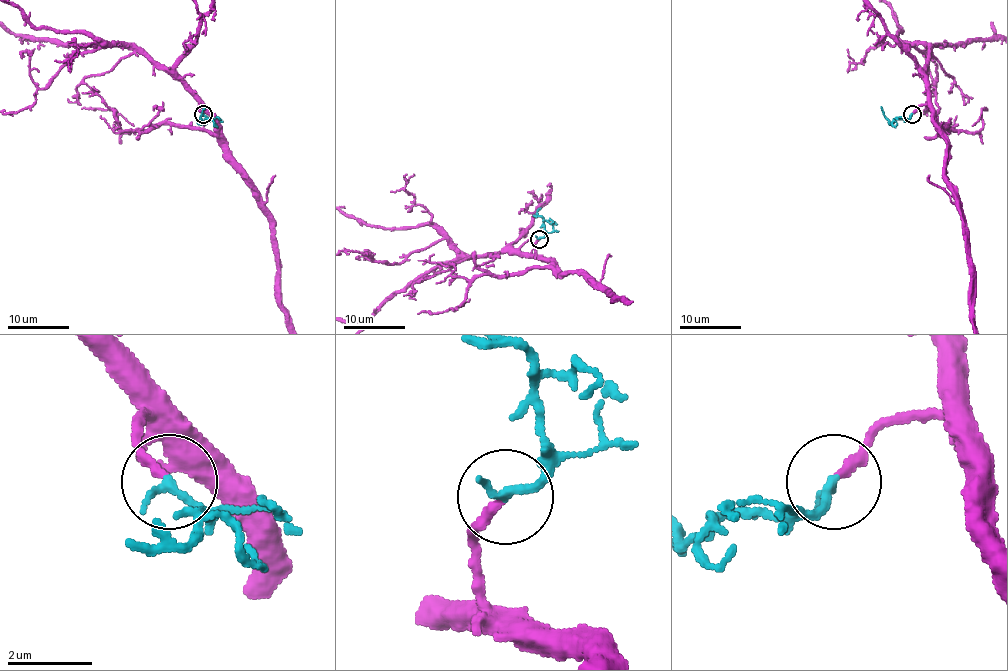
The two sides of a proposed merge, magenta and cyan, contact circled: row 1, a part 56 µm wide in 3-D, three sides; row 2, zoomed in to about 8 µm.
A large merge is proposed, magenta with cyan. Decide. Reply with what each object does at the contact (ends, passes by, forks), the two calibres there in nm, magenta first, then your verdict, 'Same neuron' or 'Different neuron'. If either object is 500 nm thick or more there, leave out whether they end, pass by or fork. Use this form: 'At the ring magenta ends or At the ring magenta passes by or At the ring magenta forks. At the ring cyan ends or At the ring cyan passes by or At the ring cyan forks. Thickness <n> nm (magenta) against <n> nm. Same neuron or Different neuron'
At the ring magenta ends. At the ring cyan ends. Thickness 240 nm (magenta) against 240 nm. Same neuron

